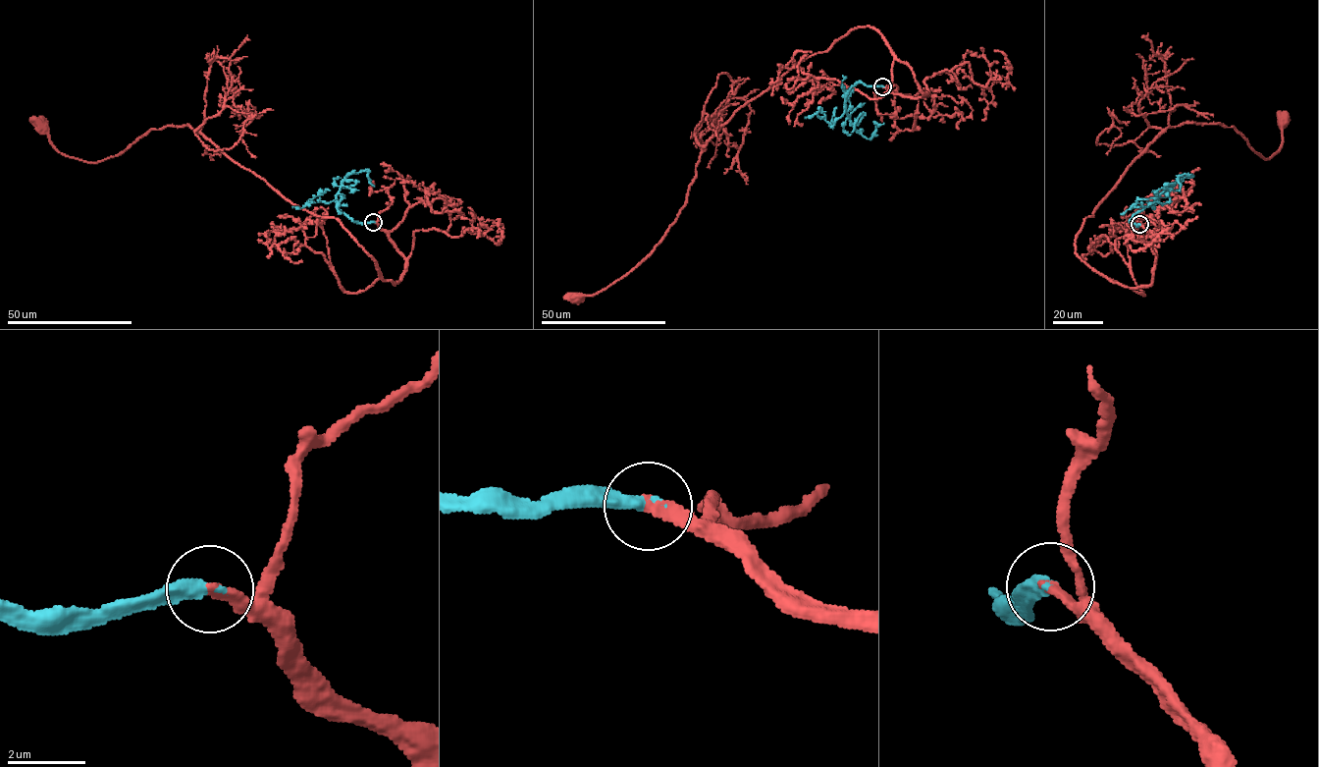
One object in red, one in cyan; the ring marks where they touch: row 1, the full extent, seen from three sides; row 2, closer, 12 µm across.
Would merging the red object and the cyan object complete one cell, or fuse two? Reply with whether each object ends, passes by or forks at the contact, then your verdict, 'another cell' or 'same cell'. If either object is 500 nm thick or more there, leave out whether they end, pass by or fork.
red ends | cyan ends | same cell

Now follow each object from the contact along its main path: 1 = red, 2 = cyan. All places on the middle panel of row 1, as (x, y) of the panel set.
1: (882, 86), (926, 94), (869, 27), (799, 61), (709, 140), (687, 203), (651, 252), (575, 299)
2: (882, 86), (858, 82), (846, 95), (844, 110), (850, 122), (867, 138), (876, 129), (875, 123), (884, 124)

